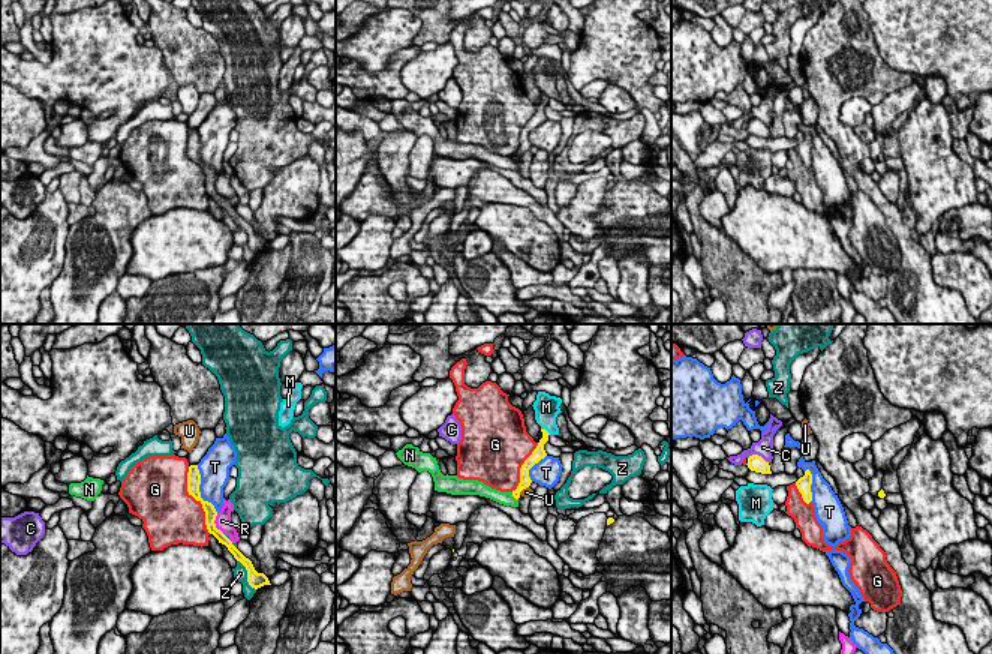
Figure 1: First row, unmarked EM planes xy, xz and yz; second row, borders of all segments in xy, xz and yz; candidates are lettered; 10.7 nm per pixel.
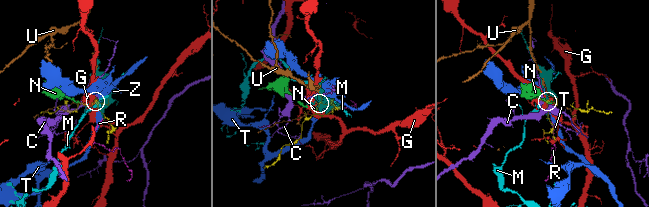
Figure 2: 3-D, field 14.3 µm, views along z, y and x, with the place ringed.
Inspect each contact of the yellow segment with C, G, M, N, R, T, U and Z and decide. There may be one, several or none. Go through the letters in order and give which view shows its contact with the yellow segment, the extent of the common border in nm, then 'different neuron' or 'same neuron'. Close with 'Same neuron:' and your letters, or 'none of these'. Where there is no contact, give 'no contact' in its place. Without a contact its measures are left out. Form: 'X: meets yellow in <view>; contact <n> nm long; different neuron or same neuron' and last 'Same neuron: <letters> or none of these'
C: meets yellow in yz; contact 240 nm long; different neuron
G: meets yellow in xy; contact 750 nm long; different neuron
M: meets yellow in xz; contact 130 nm long; different neuron
N: meets yellow in xz; contact 120 nm long; different neuron
R: meets yellow in xy; contact 240 nm long; different neuron
T: meets yellow in xy; contact 550 nm long; different neuron
U: meets yellow in xz; contact 140 nm long; different neuron
Z: meets yellow in xy; contact 380 nm long; different neuron
Same neuron: none of these

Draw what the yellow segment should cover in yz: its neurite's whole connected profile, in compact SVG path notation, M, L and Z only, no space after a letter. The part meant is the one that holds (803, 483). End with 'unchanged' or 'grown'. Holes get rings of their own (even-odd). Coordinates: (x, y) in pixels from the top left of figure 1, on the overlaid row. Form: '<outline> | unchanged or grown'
M809 470L805 471L805 476L800 477L796 482L796 486L799 489L799 492L802 494L802 498L806 504L809 504L812 501L812 492L811 492L811 484L812 484L812 474Z | unchanged

